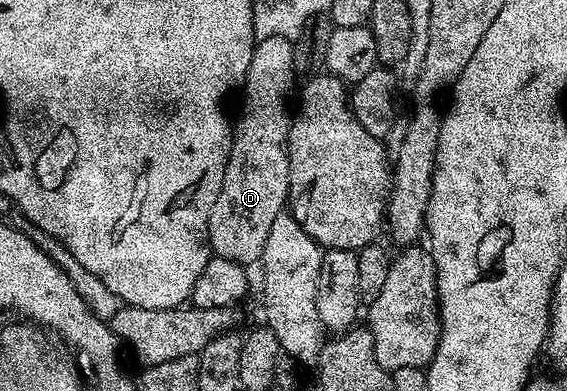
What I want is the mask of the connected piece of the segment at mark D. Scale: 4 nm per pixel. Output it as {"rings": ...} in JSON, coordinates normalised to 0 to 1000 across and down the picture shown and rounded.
{"rings":[[[501,95],[460,97],[444,130],[444,161],[437,161],[434,202],[423,228],[427,292],[409,320],[395,468],[367,560],[376,655],[414,668],[429,683],[441,683],[446,668],[450,675],[460,660],[473,588],[480,583],[487,550],[501,542],[508,524],[508,345],[515,307],[515,240],[520,235],[519,197],[517,113]]]}

